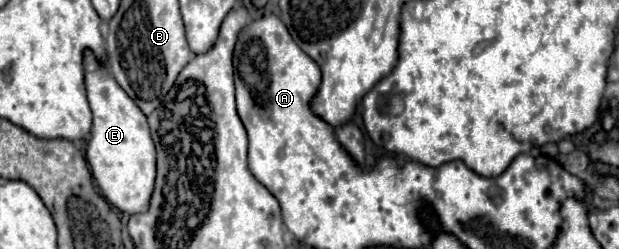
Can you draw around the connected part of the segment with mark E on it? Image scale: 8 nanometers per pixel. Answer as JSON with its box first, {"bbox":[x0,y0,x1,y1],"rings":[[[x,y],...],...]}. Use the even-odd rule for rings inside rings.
{"bbox":[86,53,156,215],"rings":[[[86,53],[86,89],[94,115],[86,159],[102,195],[122,213],[136,215],[140,211],[148,211],[148,199],[152,199],[156,179],[156,149],[150,137],[146,115],[92,53]]]}

